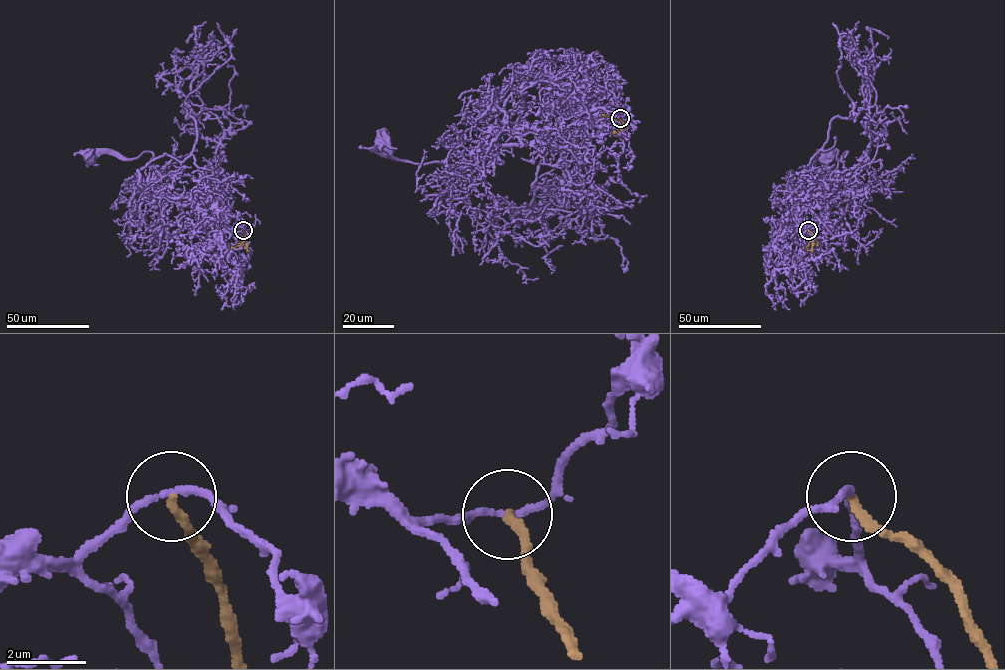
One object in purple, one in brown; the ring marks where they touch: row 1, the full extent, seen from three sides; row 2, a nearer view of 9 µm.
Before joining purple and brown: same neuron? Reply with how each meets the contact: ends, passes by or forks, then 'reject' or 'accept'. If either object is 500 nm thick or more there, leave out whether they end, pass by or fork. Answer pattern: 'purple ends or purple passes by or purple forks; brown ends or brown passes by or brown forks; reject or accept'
purple passes by; brown ends; reject

